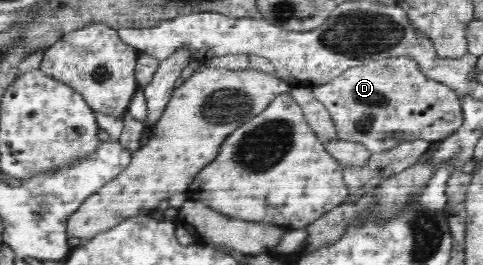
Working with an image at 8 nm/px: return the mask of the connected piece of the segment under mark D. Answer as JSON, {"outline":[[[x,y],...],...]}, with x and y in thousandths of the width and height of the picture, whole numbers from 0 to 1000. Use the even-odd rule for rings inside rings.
{"outline":[[[847,204],[729,249],[675,321],[648,332],[648,358],[692,445],[696,517],[747,540],[768,577],[814,562],[832,525],[913,532],[957,468],[961,438],[950,355],[913,306],[884,291]]]}

